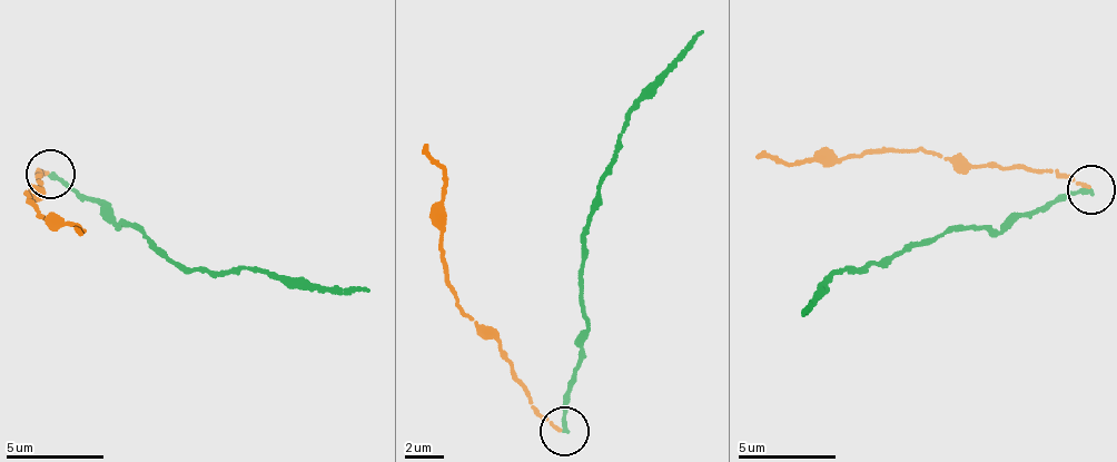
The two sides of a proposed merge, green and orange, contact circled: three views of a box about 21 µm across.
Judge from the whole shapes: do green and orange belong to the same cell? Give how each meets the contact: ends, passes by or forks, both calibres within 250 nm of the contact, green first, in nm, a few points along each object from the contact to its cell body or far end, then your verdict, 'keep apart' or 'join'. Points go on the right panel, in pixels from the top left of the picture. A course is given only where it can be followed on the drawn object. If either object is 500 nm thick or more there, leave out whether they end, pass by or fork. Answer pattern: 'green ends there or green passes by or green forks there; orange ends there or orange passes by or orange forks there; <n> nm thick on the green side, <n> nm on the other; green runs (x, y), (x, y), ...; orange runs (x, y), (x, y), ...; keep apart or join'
green ends there; orange ends there; 240 nm thick on the green side, 160 nm on the other; green runs (1093, 192), (1054, 197), (1001, 230), (935, 235), (870, 263), (833, 273), (804, 316); orange runs (1090, 185), (1053, 169), (976, 165), (923, 151), (788, 164), (757, 153); keep apart

